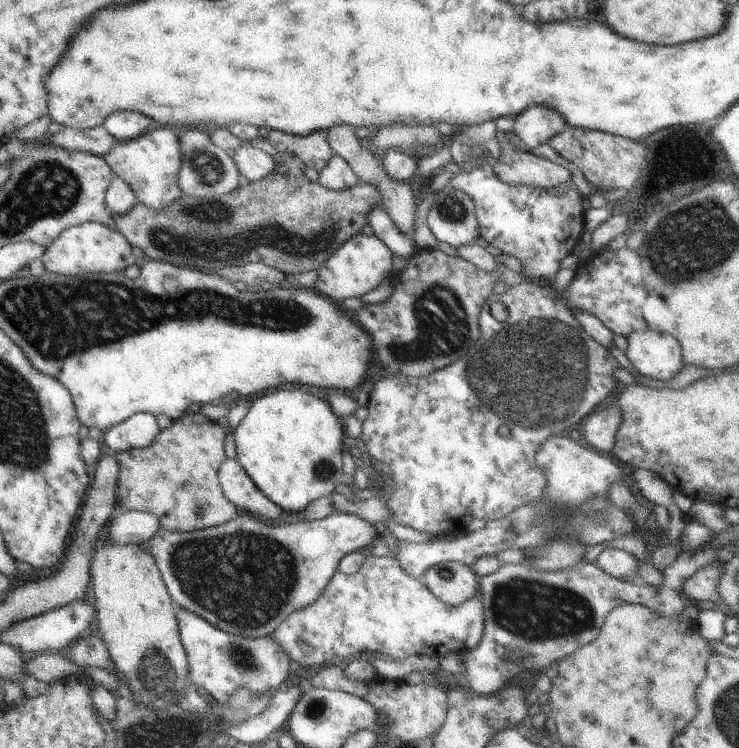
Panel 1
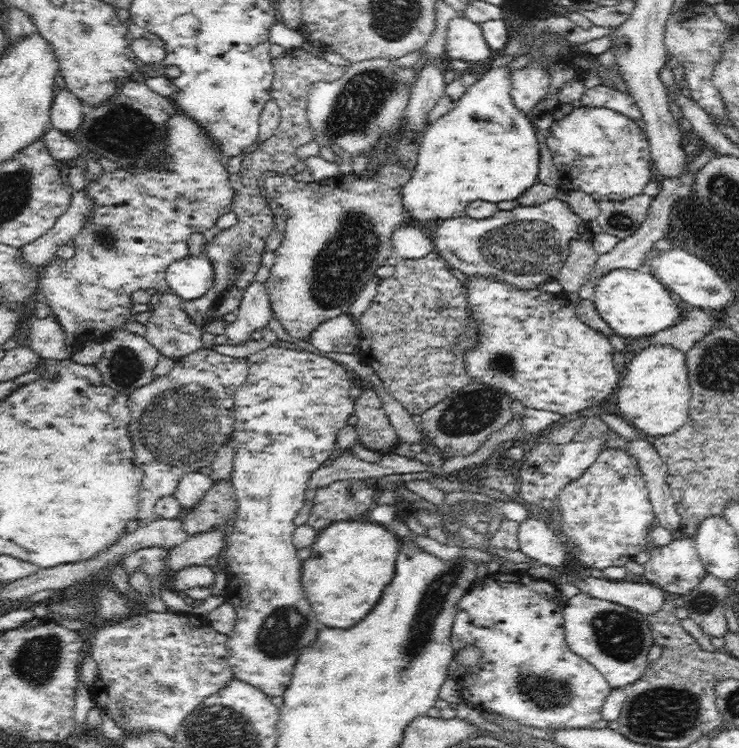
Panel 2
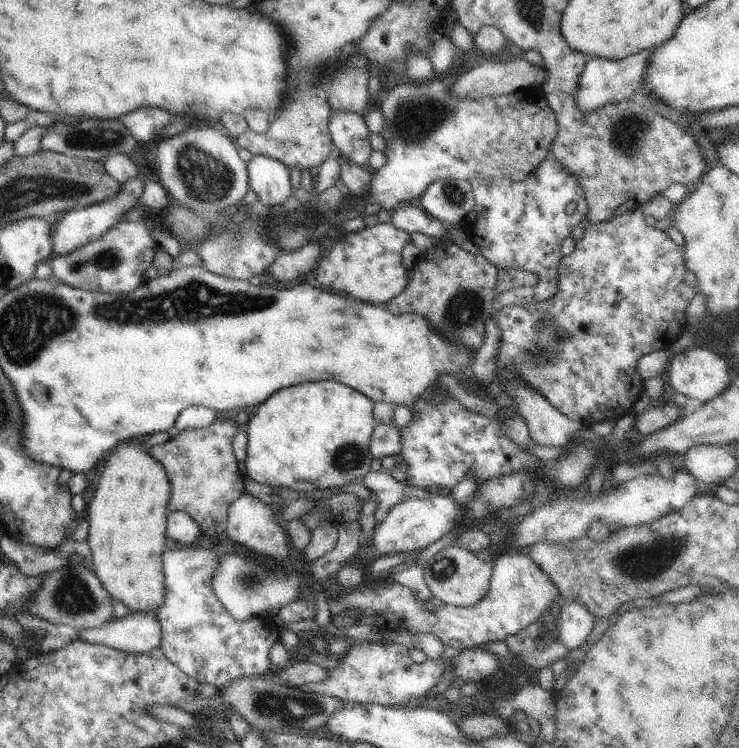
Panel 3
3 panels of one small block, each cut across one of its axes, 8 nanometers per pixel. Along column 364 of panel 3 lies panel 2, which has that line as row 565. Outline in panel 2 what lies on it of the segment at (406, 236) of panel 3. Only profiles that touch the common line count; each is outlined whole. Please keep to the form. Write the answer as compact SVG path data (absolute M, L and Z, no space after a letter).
M269 345L255 354L250 354L247 357L247 363L249 366L248 376L244 384L240 385L238 390L236 390L235 403L233 406L236 423L234 423L234 434L232 434L232 446L235 448L236 457L233 461L233 471L231 472L230 482L234 486L238 506L235 526L230 533L227 533L226 537L228 577L223 597L226 602L229 602L235 608L237 619L234 630L228 634L227 647L229 650L229 665L233 672L233 678L256 686L256 688L260 689L270 698L283 697L284 691L290 686L296 658L300 656L300 652L304 650L304 646L310 646L310 644L316 640L318 630L320 630L320 622L316 620L316 614L312 614L312 608L310 608L310 604L308 604L308 600L306 600L306 594L304 594L302 583L300 582L300 576L302 574L302 568L300 568L300 566L302 566L302 561L297 558L297 549L292 543L292 535L297 527L294 525L294 519L298 511L305 504L305 491L307 490L312 473L318 470L337 449L336 442L339 431L347 426L347 419L354 413L354 399L350 396L350 388L352 388L355 383L354 376L347 367L342 367L340 363L330 358L309 351L296 351L286 347Z

